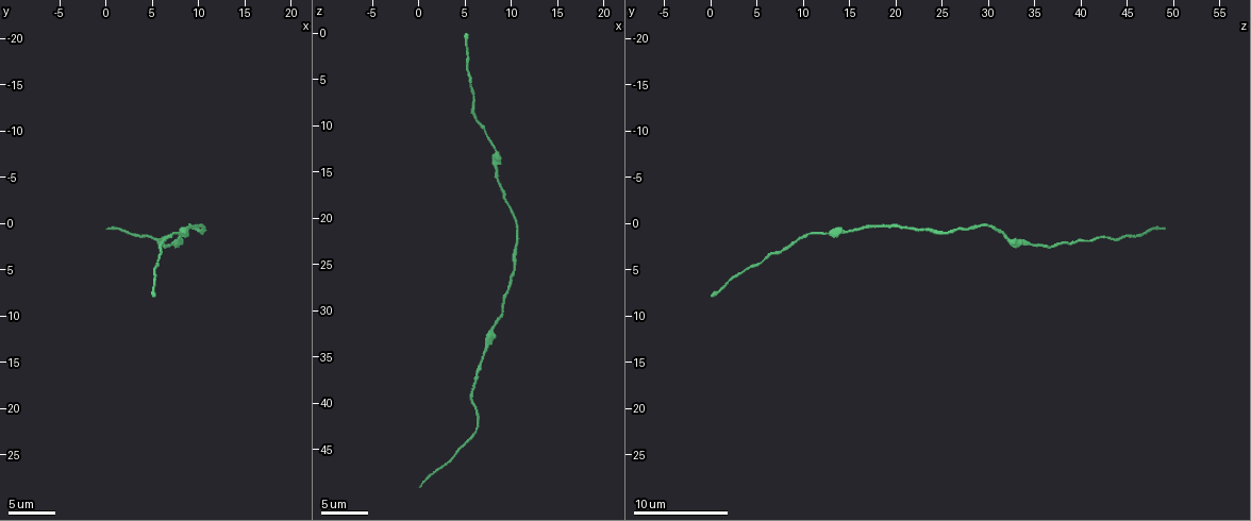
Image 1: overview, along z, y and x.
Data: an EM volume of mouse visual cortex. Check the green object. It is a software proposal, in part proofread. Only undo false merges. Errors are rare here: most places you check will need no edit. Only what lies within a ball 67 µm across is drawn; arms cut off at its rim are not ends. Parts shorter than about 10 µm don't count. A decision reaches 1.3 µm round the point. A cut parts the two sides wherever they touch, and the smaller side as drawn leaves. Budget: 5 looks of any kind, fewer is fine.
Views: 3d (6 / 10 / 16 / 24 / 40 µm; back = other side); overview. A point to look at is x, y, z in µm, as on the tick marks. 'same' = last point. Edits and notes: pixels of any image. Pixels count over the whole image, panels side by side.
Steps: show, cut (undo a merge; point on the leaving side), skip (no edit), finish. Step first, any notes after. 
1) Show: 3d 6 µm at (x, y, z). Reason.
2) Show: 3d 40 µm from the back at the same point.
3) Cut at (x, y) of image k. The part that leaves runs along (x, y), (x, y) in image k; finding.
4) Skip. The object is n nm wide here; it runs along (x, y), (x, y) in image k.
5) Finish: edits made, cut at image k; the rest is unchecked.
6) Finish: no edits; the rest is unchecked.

Show: 3d 10 µm at (10.4, 1.2, 25.4).

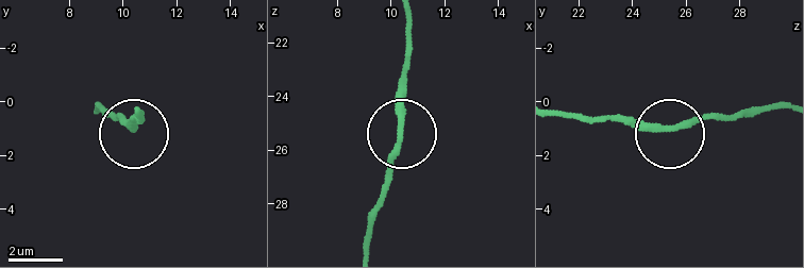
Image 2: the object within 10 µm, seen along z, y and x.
Show: 3d 6 µm at (10.3, 1.0, 25.3).

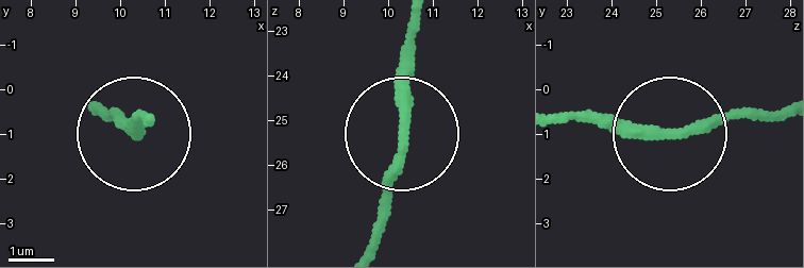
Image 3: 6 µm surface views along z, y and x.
Skip. The side arm is 30 µm long; it runs along (664, 135), (786, 112) in image 3; one neuron here.

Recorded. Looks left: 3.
Show: 3d 16 µm at (8.0, 0.8, 12.8). Calibre changes.

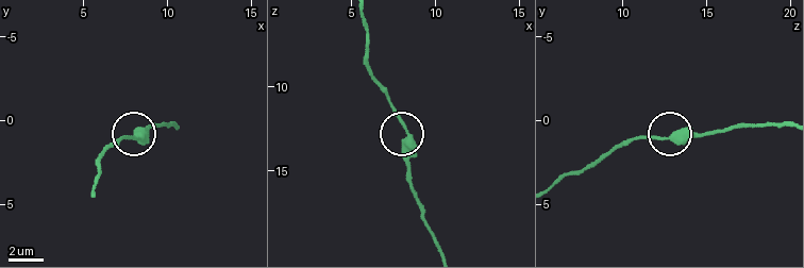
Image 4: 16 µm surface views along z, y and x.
Skip. It runs along (785, 124), (742, 124), (713, 133), (629, 137) in image 4; all the same neuron.

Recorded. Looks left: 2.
Show: 3d 10 µm at (10.0, 0.4, 18.8). Thin neck.

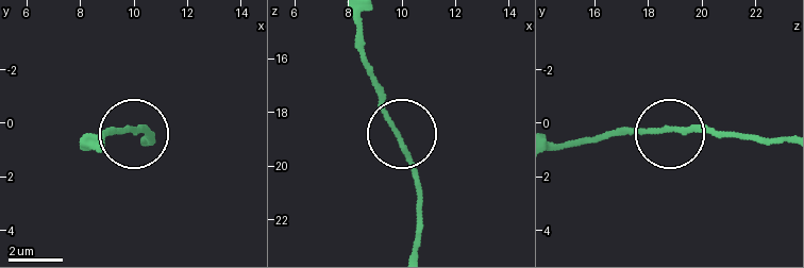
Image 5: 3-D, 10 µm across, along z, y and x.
Skip. It runs along (783, 144), (701, 130), (614, 130) in image 5; one neuron here.

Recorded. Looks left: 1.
Finish: no edits; the rest is unchecked.

